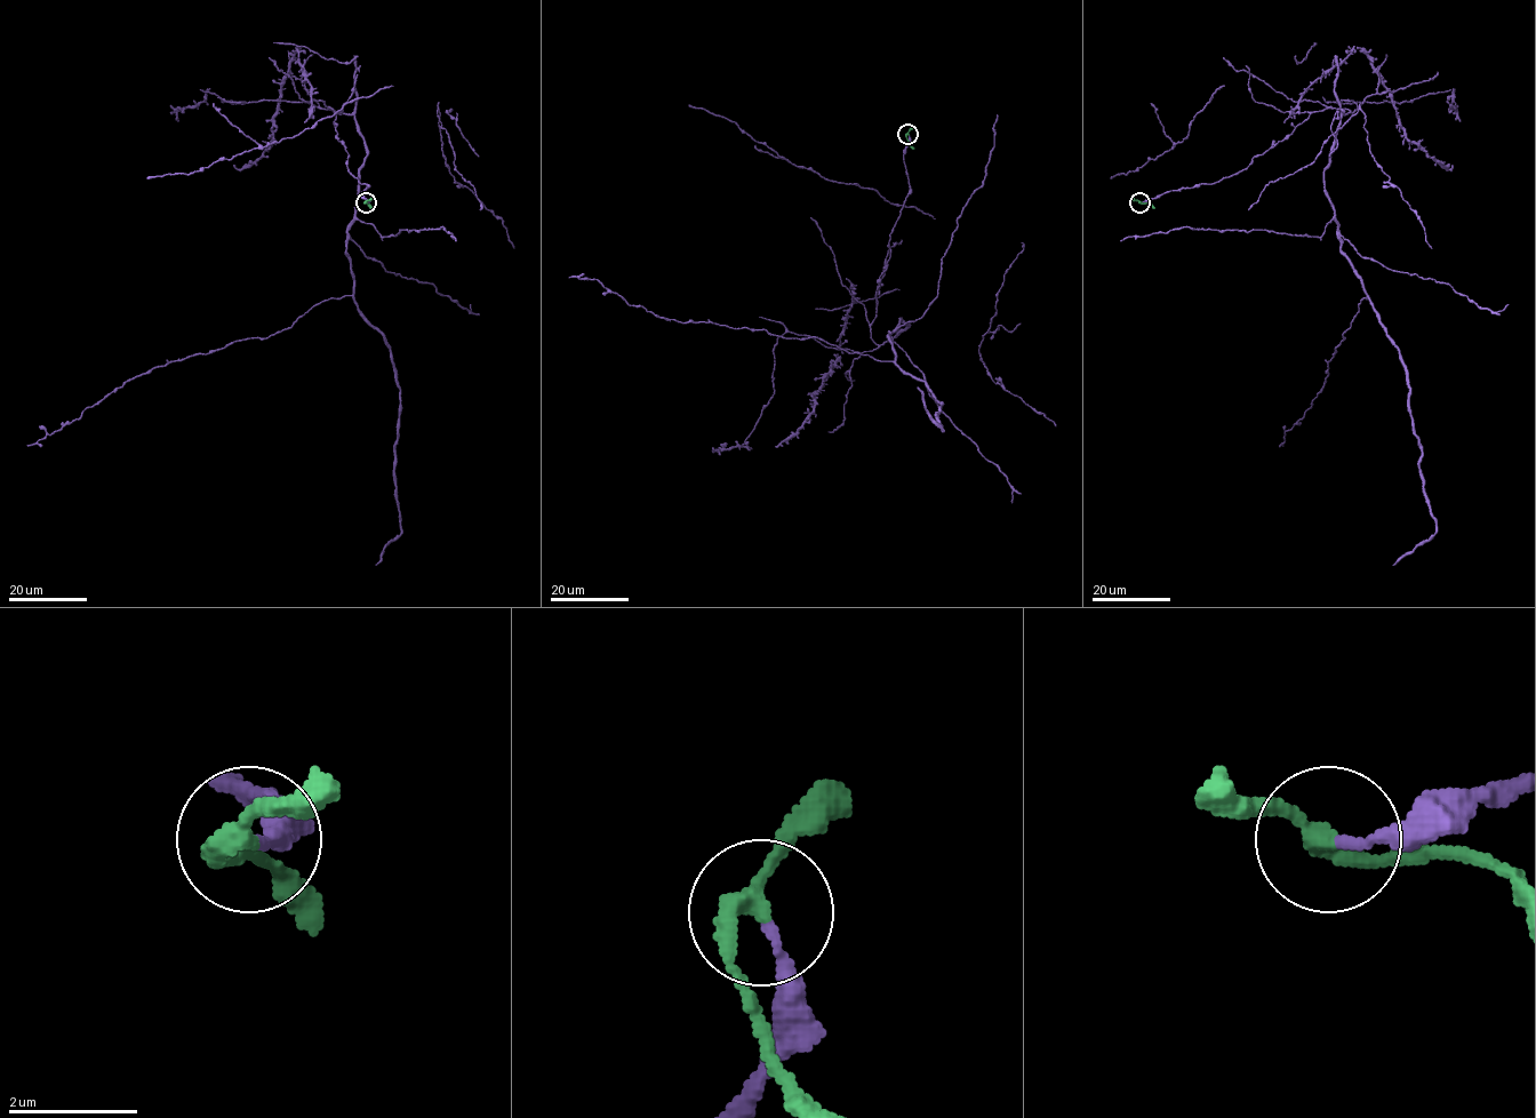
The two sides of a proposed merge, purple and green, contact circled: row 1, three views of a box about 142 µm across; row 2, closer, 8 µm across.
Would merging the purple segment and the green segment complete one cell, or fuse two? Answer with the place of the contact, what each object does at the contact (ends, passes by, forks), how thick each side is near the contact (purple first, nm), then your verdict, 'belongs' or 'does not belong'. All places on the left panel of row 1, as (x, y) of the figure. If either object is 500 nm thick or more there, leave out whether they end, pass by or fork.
(366, 202) | purple ends | green passes by | 160/280 nm | belongs

